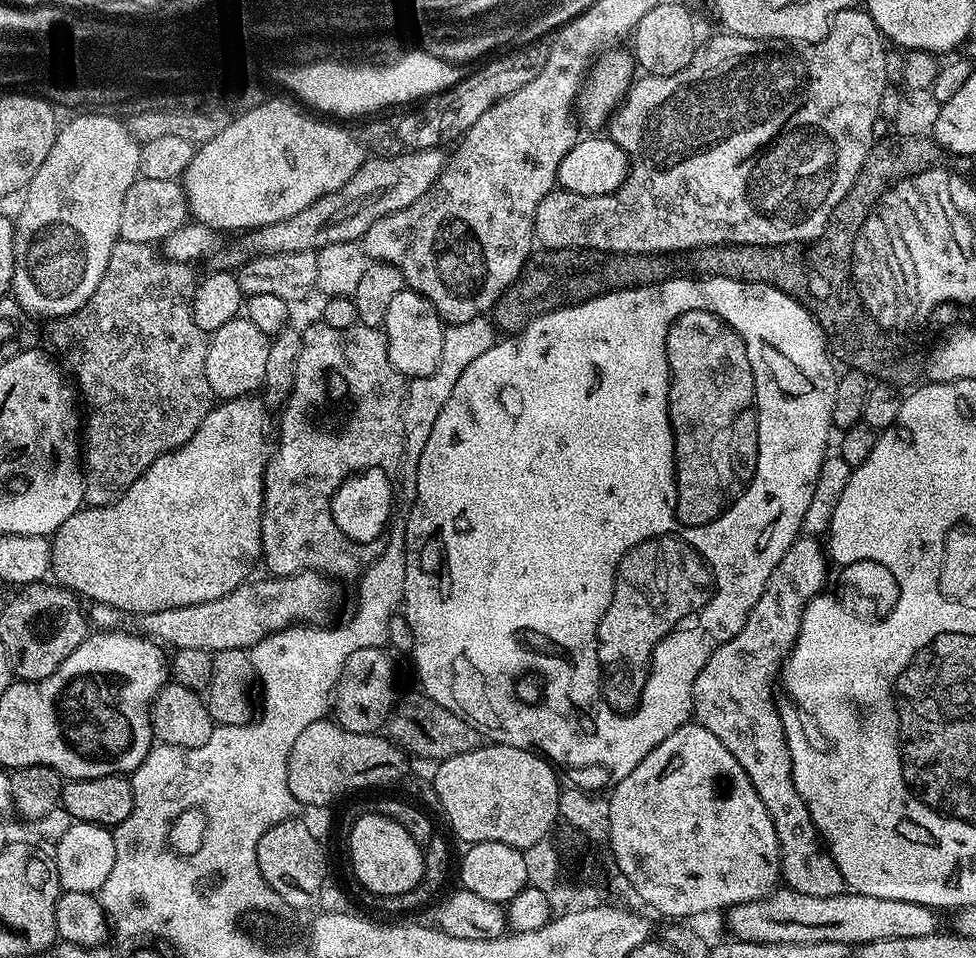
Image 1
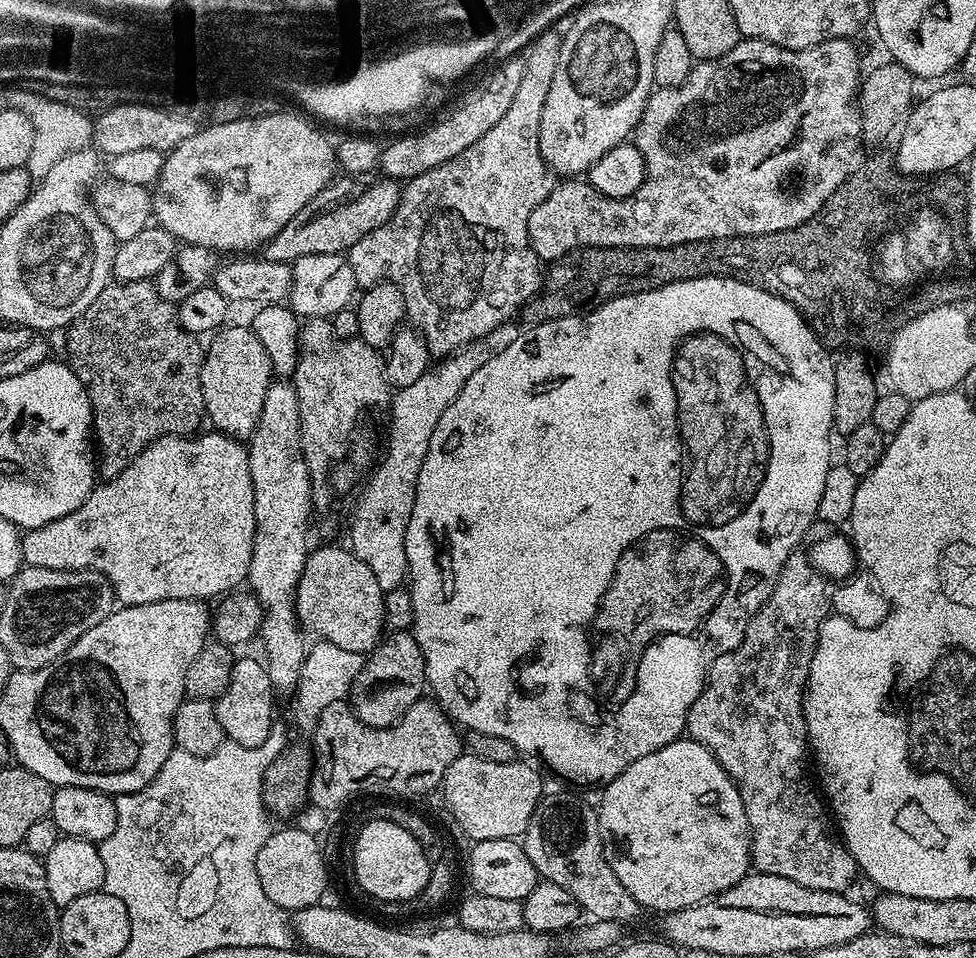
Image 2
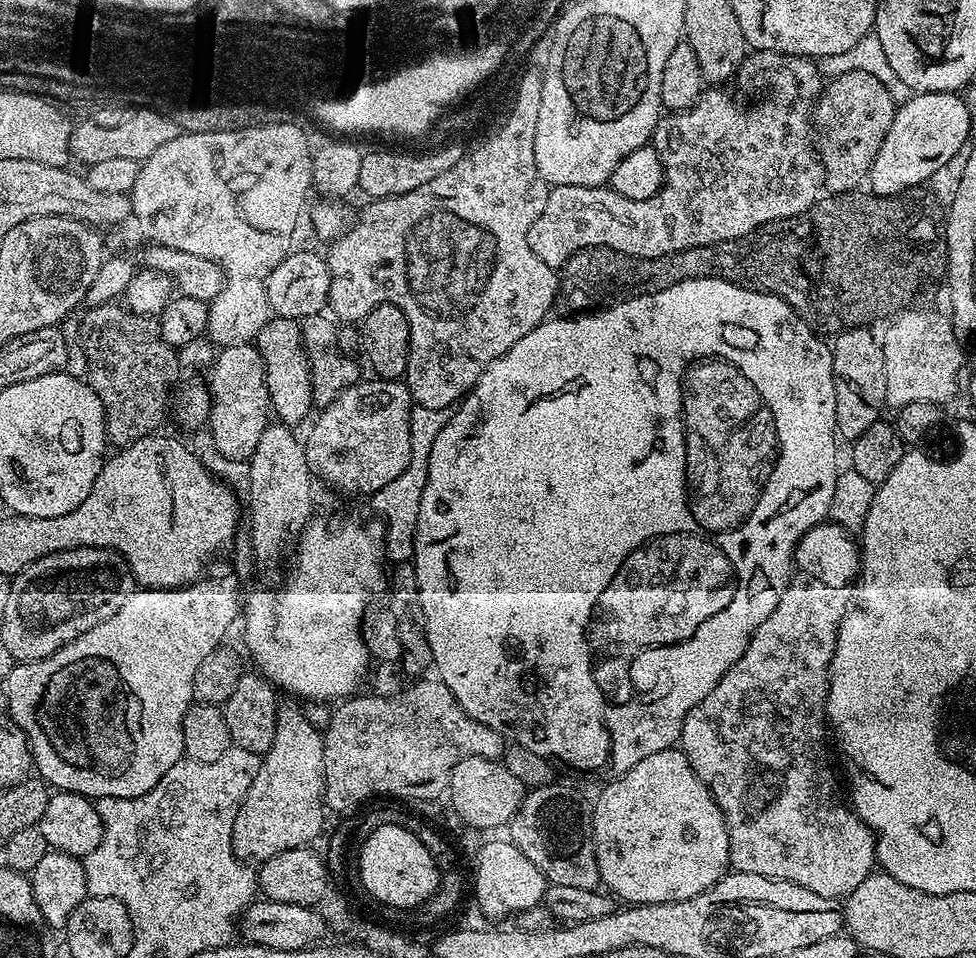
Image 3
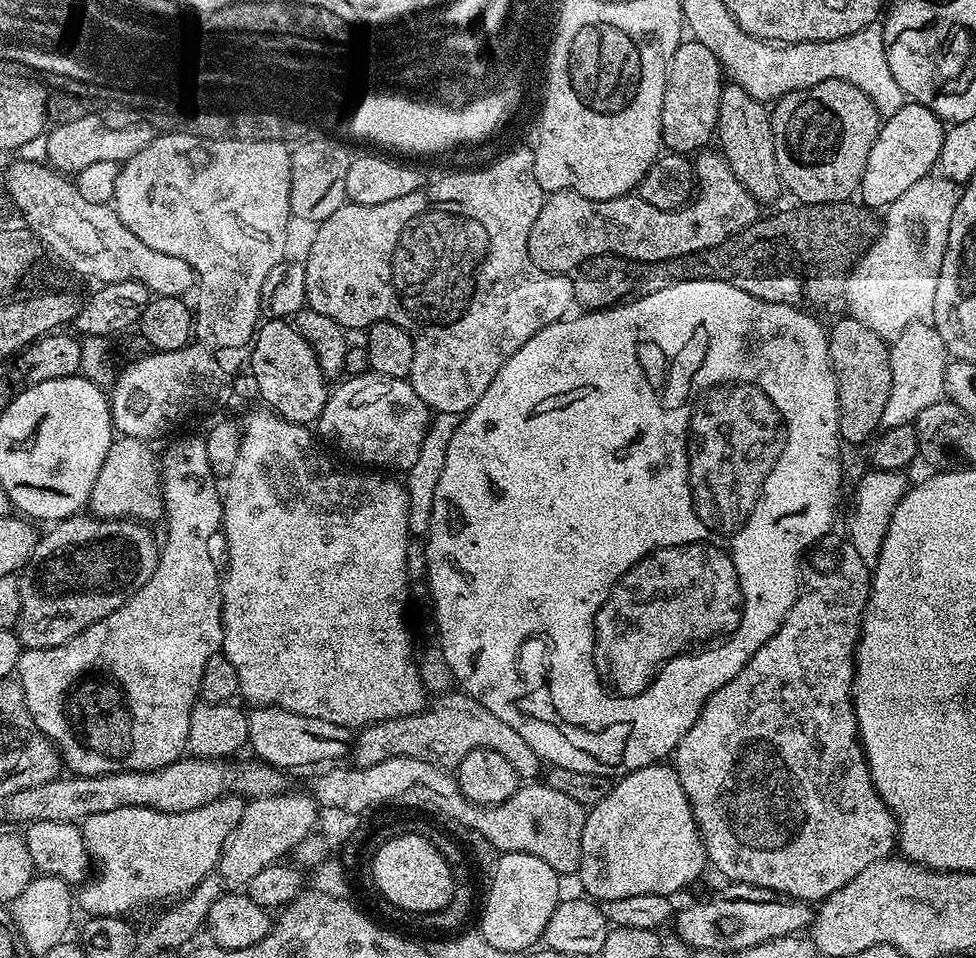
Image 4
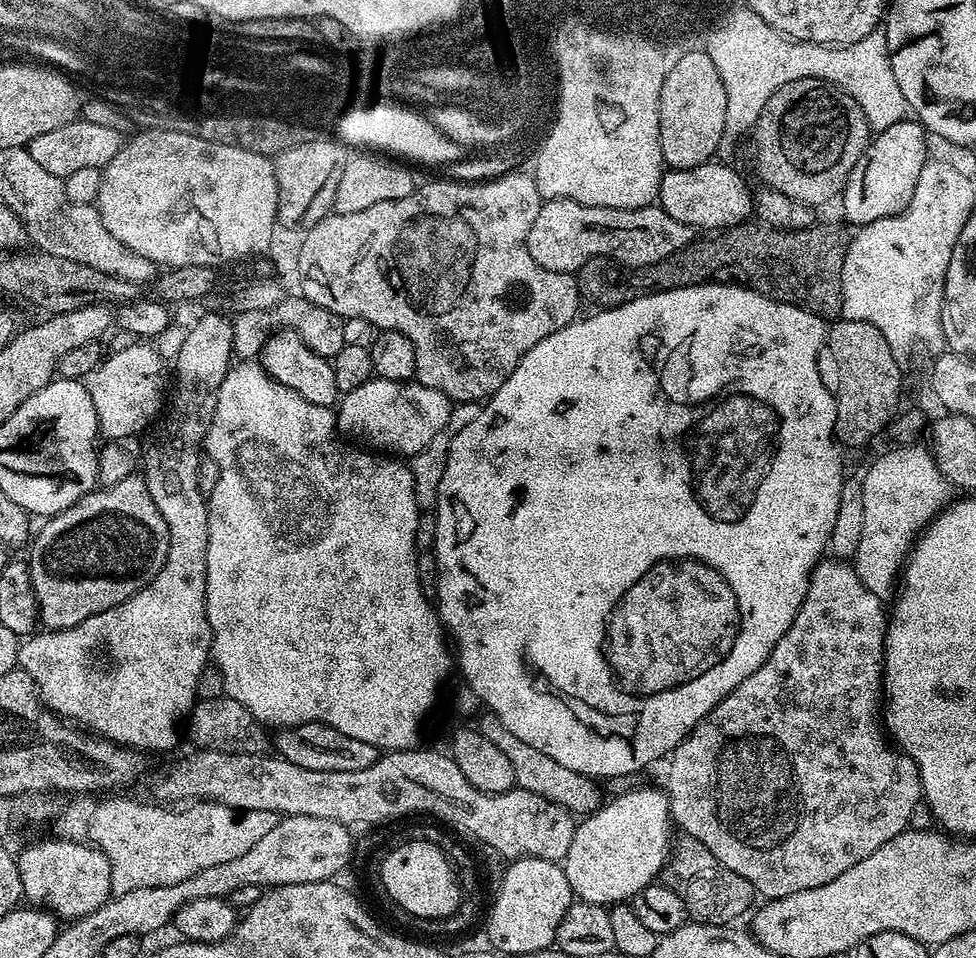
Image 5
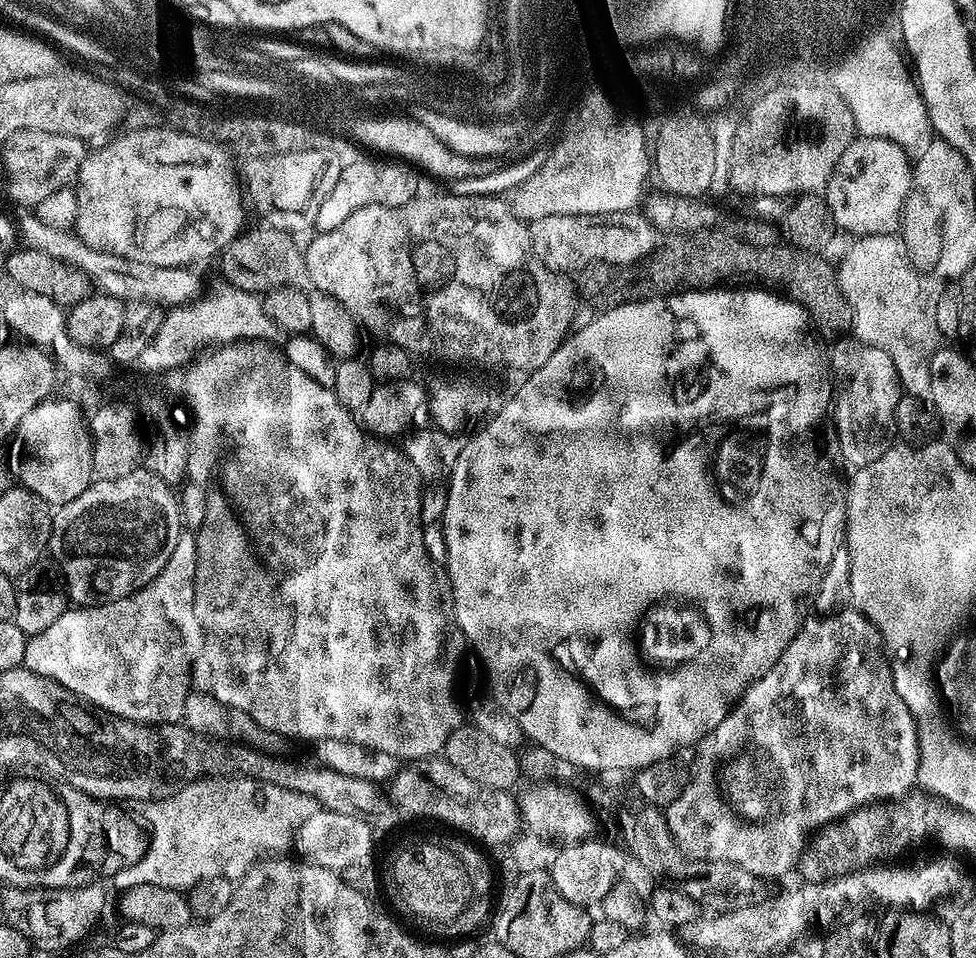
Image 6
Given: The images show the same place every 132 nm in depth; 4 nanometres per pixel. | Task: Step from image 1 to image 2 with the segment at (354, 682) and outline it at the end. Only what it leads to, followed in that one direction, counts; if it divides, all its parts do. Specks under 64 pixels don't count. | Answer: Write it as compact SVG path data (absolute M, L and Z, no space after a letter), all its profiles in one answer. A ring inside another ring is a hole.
M411 631L392 632L389 640L381 639L353 684L350 704L363 724L372 728L390 728L418 703L426 692L426 662L420 643Z

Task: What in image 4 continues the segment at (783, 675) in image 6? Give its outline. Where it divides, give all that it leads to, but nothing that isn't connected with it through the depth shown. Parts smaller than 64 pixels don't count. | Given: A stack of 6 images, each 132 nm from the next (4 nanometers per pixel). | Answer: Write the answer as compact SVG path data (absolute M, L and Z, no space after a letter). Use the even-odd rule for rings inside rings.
M845 543L843 547L844 557L840 560L840 569L837 572L816 572L809 580L807 577L806 587L796 597L794 606L790 614L786 614L780 629L752 655L750 662L746 662L746 666L742 666L738 674L734 674L734 678L730 678L730 682L726 682L726 686L719 688L704 703L700 717L681 738L674 753L674 767L682 782L682 790L690 802L690 810L696 819L700 836L704 839L704 853L708 856L708 864L716 867L725 876L725 881L769 888L784 896L809 902L825 900L830 894L834 894L834 890L858 878L858 874L862 874L866 866L874 866L874 862L893 855L898 844L898 821L870 778L868 760L860 745L860 731L856 725L854 707L856 645L860 642L864 611L868 608L870 568L862 558L858 558L858 550L854 550L852 544Z

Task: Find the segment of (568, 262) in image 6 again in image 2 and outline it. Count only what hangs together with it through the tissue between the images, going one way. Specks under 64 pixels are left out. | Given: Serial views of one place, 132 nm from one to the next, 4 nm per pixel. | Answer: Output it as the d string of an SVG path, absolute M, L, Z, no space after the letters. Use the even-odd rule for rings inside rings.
M744 38L741 39L739 44L734 46L734 50L730 50L725 56L719 56L716 60L705 60L697 63L692 69L690 78L686 78L686 82L682 82L682 86L656 88L652 95L648 97L648 106L645 108L640 119L640 125L634 133L634 143L637 148L644 149L644 161L646 162L646 178L642 182L642 186L638 186L638 190L634 190L634 194L630 194L626 199L619 200L618 198L606 198L606 194L594 190L594 186L589 184L587 179L561 179L554 186L554 190L550 190L550 194L546 194L546 202L538 202L538 206L534 206L534 214L530 214L528 237L530 238L530 246L534 250L536 257L541 262L551 262L562 258L567 252L575 248L597 248L598 246L614 246L615 248L672 248L675 244L681 244L682 242L698 242L699 240L713 240L714 238L726 238L727 236L757 236L758 234L770 234L778 230L790 230L794 226L798 226L802 222L809 220L830 199L834 194L834 190L838 190L838 186L842 186L842 182L848 179L858 160L858 157L856 158L856 151L859 150L860 144L862 145L860 109L858 107L858 93L862 83L862 71L860 72L860 56L856 53L856 48L852 43L853 41L851 39L841 38L838 40L823 40L821 44L815 44L809 48L783 48L777 44L772 44L769 40Z

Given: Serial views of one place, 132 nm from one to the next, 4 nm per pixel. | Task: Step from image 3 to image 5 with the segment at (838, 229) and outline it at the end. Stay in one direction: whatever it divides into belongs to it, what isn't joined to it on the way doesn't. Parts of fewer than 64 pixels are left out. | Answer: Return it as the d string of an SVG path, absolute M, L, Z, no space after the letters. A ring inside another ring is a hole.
M741 222L734 228L717 231L709 240L693 239L684 249L662 258L657 264L647 264L641 268L632 268L628 264L619 264L611 256L595 256L590 258L575 273L576 285L580 288L580 295L597 309L617 308L623 304L634 302L638 298L653 296L655 292L669 292L682 290L695 284L738 284L741 288L749 288L771 300L783 304L793 304L804 308L810 314L821 318L836 318L840 311L840 279L842 266L846 258L846 236L828 224L817 223L811 228L802 230L778 229L761 226L756 222Z

